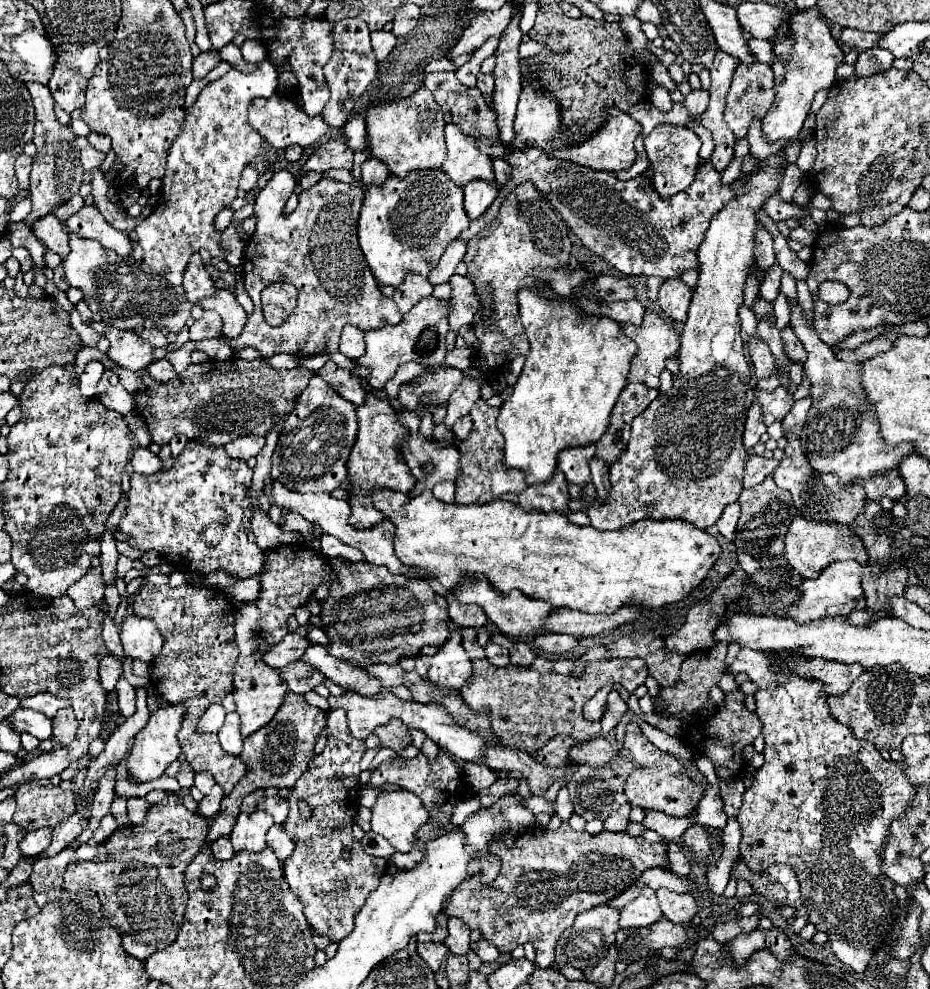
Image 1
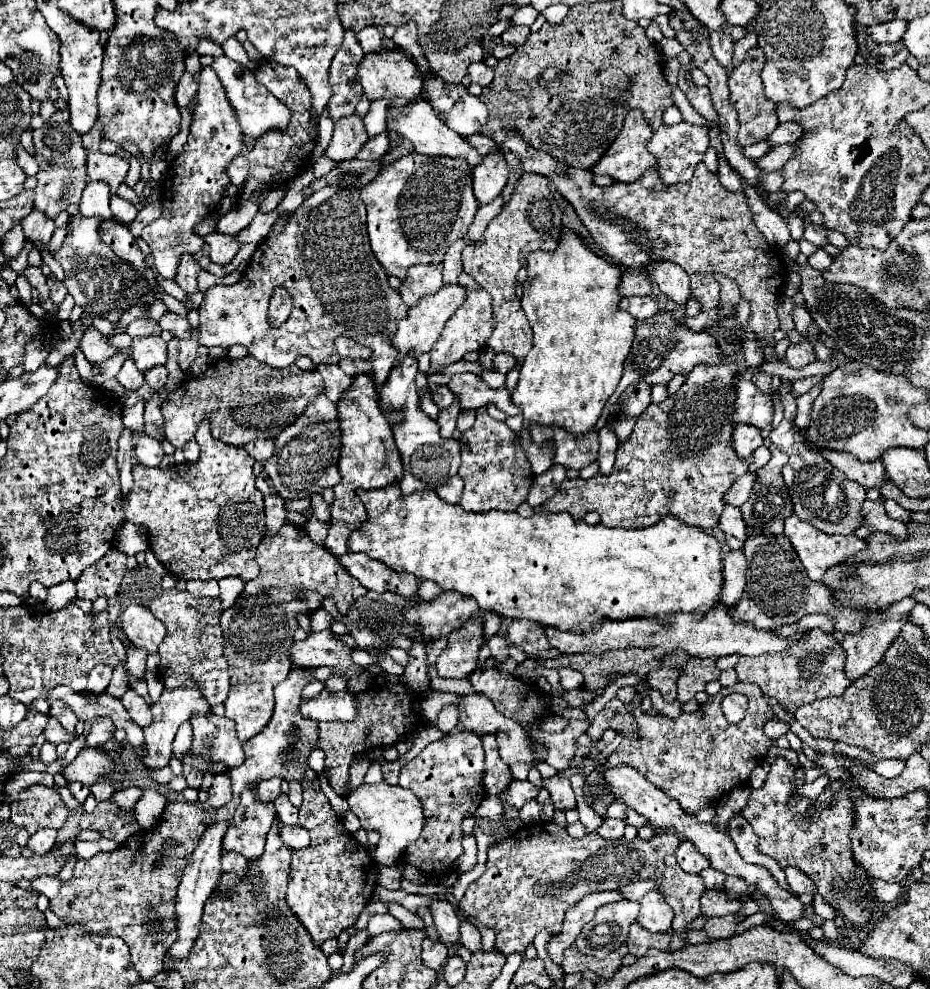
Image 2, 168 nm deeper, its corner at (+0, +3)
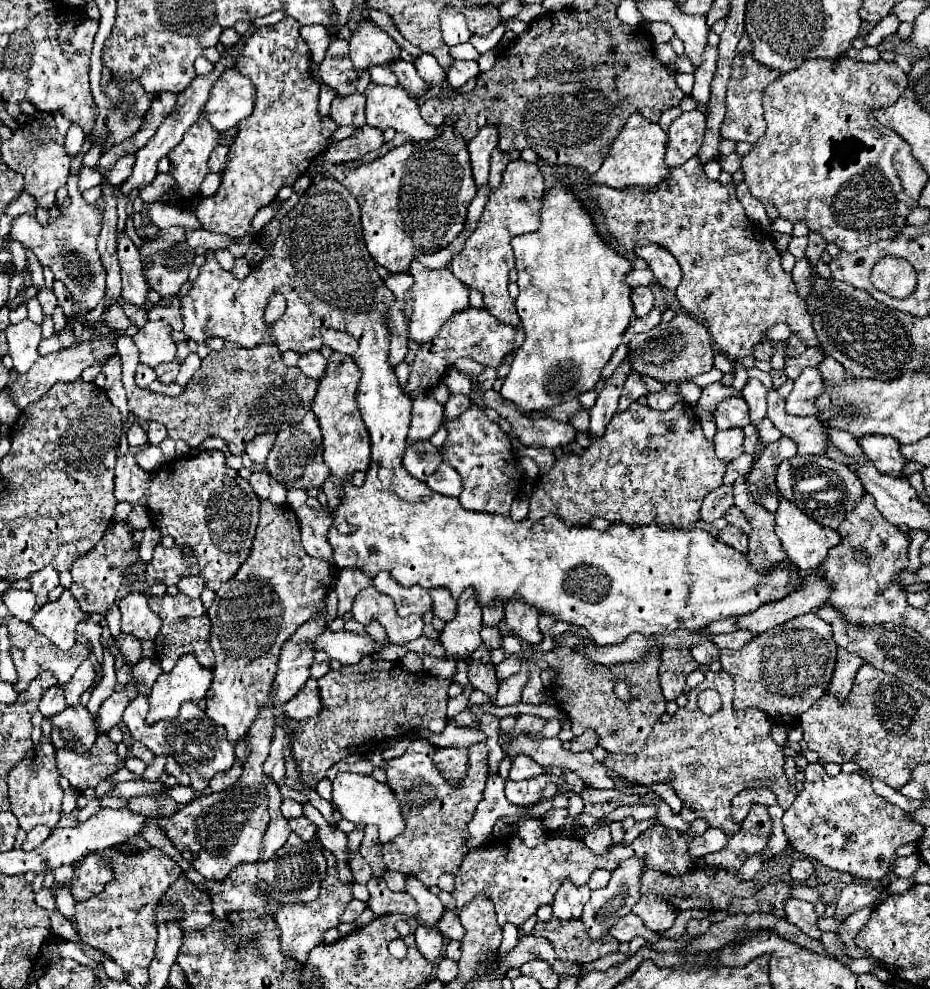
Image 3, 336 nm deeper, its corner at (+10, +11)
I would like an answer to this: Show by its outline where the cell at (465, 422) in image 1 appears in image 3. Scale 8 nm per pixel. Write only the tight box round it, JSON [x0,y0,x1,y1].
[445,395,471,419]

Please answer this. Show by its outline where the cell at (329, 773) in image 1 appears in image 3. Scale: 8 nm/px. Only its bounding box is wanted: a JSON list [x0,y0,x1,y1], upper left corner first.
[275,849,353,963]

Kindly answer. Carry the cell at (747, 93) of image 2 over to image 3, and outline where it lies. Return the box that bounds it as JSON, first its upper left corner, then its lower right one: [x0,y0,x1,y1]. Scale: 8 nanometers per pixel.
[721,35,777,143]

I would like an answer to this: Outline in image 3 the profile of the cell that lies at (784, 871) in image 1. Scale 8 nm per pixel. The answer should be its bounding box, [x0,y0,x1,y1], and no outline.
[789,859,813,881]

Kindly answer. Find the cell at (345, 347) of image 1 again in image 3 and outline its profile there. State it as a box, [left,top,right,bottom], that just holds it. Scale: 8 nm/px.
[321,327,357,355]

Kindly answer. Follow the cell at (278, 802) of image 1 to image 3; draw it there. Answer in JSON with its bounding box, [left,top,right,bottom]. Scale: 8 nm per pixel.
[281,799,303,819]

